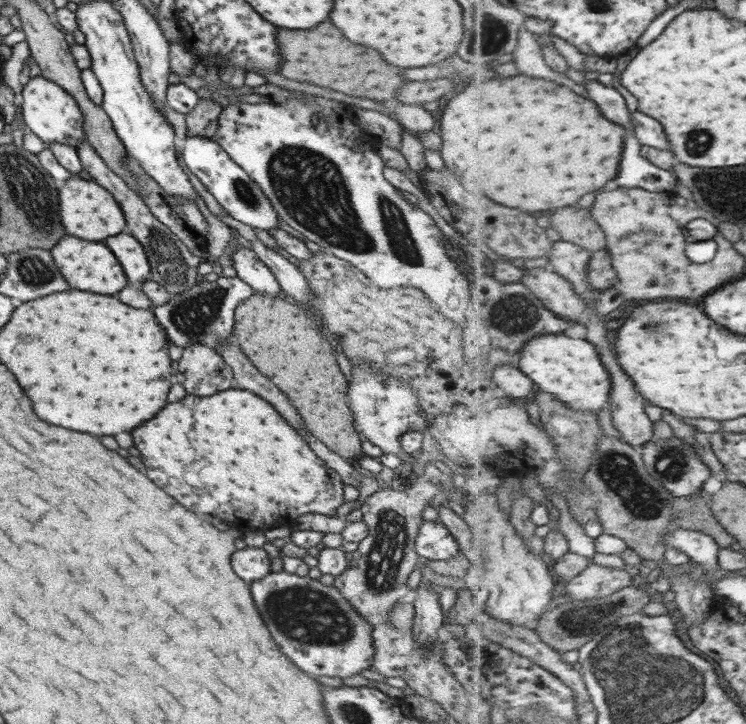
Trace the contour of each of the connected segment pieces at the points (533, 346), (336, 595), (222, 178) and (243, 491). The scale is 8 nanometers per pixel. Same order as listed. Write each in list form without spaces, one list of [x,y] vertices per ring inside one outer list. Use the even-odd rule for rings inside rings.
[[[570,332],[542,334],[530,340],[530,344],[526,343],[519,357],[517,365],[537,382],[543,392],[555,394],[572,408],[598,413],[610,404],[614,378],[592,342],[581,337],[580,340],[573,338]]]
[[[270,572],[254,581],[252,596],[272,638],[300,670],[316,676],[343,679],[360,674],[374,664],[371,625],[335,585],[324,585],[308,575]]]
[[[205,136],[186,137],[184,150],[182,150],[182,160],[184,160],[186,168],[206,186],[208,192],[216,198],[225,212],[232,218],[240,220],[240,222],[248,224],[252,228],[260,228],[260,230],[268,232],[278,228],[280,218],[266,193],[260,189],[260,186],[250,178],[250,175],[240,165],[230,158],[230,155],[220,147],[218,142],[214,142],[212,138],[209,139]]]
[[[224,390],[212,396],[196,396],[196,394],[188,394],[186,398],[178,400],[178,402],[170,402],[162,408],[162,412],[156,414],[156,418],[152,418],[150,422],[138,426],[132,430],[132,440],[136,450],[142,456],[142,462],[146,466],[146,476],[160,486],[162,490],[166,490],[172,498],[176,498],[186,510],[192,512],[204,512],[204,514],[216,514],[224,520],[230,520],[233,526],[238,526],[244,531],[257,530],[263,527],[270,528],[274,526],[288,526],[292,527],[294,521],[298,516],[304,514],[324,514],[325,516],[335,517],[336,510],[344,503],[343,489],[344,484],[340,475],[332,468],[326,465],[310,448],[308,444],[300,438],[298,432],[294,432],[294,428],[276,412],[276,408],[272,404],[268,404],[266,400],[262,400],[260,396],[248,392],[248,390]],[[234,514],[266,514],[266,516],[234,516]]]

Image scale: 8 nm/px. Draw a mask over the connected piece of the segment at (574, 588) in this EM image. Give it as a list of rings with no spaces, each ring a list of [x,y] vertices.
[[[592,563],[584,572],[569,581],[568,594],[574,601],[610,597],[622,589],[632,587],[635,572],[629,568],[614,570]]]

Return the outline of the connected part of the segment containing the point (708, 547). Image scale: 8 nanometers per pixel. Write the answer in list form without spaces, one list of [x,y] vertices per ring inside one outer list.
[[[677,529],[668,535],[666,543],[670,548],[684,552],[691,560],[704,566],[706,571],[715,571],[718,566],[721,567],[719,559],[722,548],[710,534],[698,530]]]

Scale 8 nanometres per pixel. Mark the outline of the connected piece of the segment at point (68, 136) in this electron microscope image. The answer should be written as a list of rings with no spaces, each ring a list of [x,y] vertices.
[[[41,75],[35,78],[30,77],[27,84],[24,85],[22,100],[24,103],[21,114],[24,123],[30,128],[30,132],[34,132],[38,138],[42,139],[45,145],[59,142],[59,144],[68,144],[77,148],[79,142],[85,140],[86,136],[84,136],[84,128],[82,128],[84,125],[82,110],[74,97],[71,97],[58,84]]]

